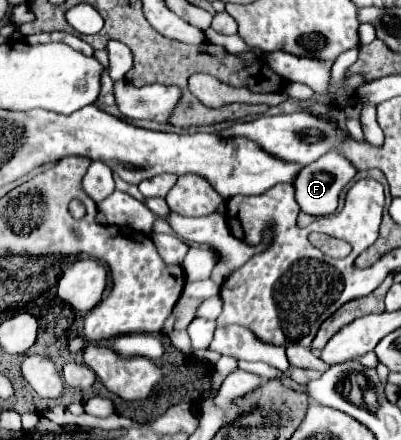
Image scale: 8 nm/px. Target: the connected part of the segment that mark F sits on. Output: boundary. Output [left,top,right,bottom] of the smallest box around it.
[292,151,356,217]

